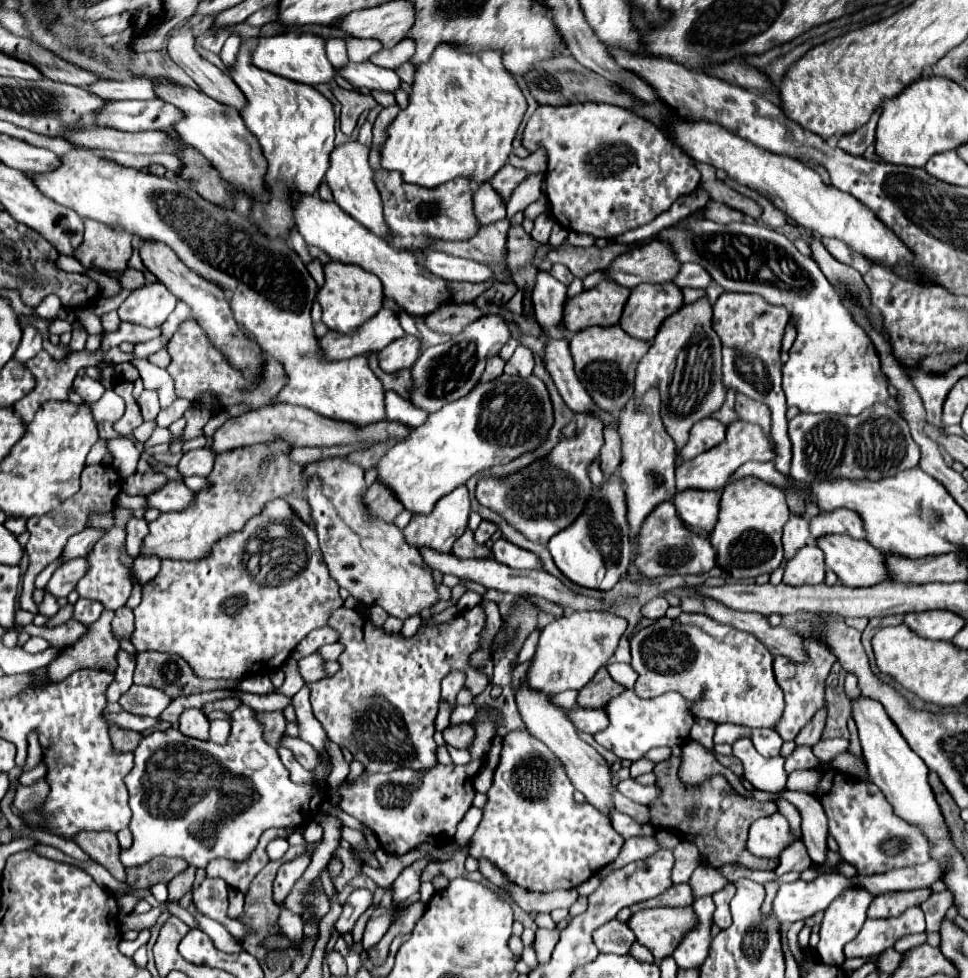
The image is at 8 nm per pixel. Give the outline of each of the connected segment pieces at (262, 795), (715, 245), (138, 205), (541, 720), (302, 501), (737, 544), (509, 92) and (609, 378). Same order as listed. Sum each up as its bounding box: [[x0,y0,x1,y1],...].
[[121,705,327,868],[657,219,899,415],[31,149,387,427],[515,681,615,817],[141,439,313,559],[709,477,789,579],[379,45,527,189],[569,325,649,413]]

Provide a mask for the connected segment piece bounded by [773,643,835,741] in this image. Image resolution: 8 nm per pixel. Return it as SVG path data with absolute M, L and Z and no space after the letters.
M807 643L807 653L811 655L811 667L795 667L795 663L787 663L787 659L783 657L774 657L773 660L775 679L785 693L785 711L775 725L775 731L781 735L783 741L793 741L797 733L813 719L815 711L825 705L825 687L819 687L819 679L827 679L835 657L827 655L827 647L819 647L819 643Z

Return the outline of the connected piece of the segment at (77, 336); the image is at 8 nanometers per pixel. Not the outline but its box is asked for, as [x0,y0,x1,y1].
[69,323,87,351]

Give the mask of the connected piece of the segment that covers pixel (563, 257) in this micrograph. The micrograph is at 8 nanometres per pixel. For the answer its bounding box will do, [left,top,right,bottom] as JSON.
[531,245,633,279]

